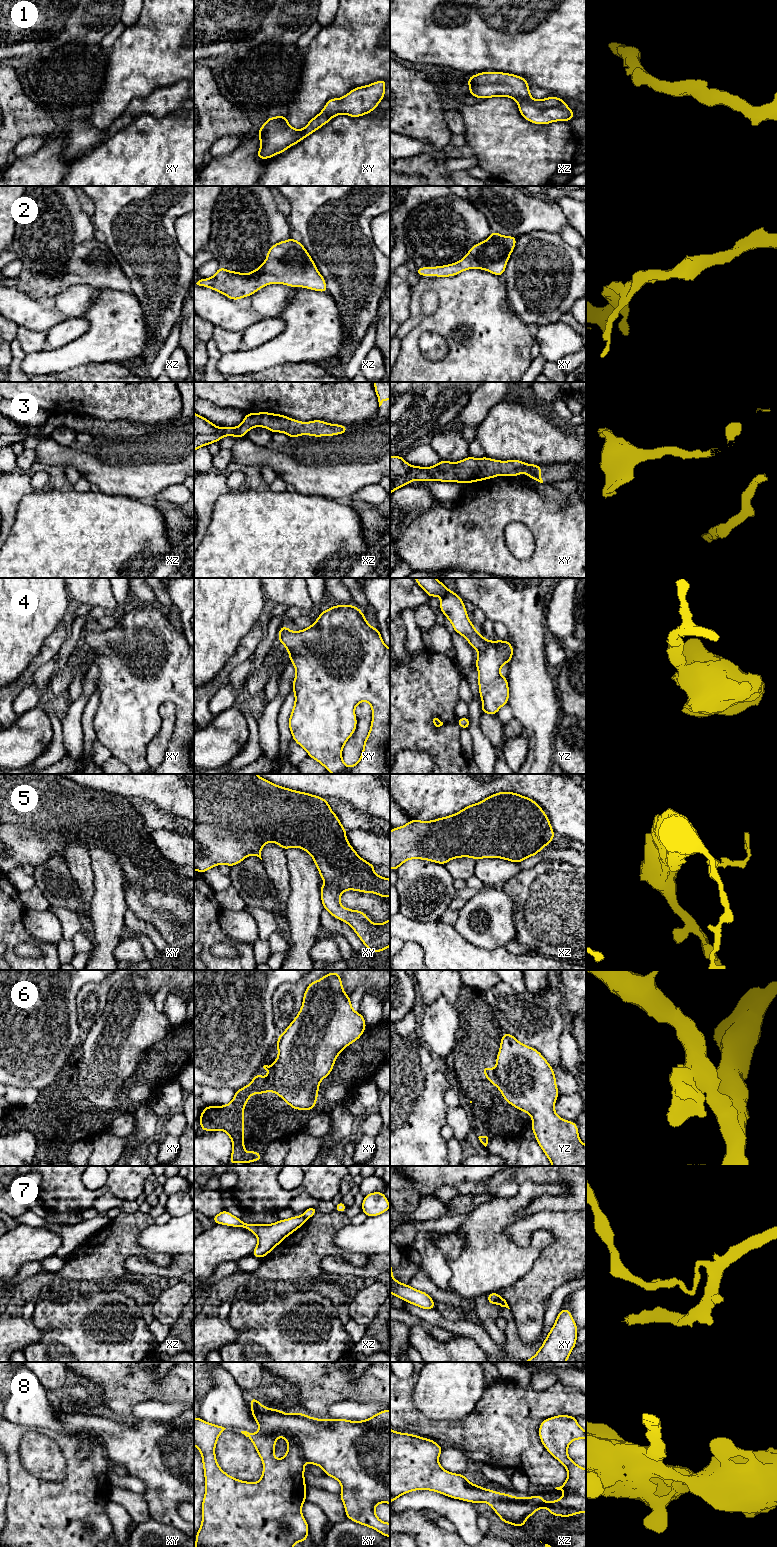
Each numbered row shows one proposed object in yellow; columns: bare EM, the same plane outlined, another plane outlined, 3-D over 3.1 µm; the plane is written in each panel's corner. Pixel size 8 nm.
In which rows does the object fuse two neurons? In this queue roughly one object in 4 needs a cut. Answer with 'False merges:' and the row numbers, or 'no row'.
False merges: 7

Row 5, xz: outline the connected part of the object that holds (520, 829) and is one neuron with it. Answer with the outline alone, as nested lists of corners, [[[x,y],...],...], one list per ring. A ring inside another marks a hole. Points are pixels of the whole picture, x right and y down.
[[[497,792],[458,813],[431,821],[411,819],[390,831],[390,869],[396,871],[410,859],[445,865],[454,858],[501,858],[520,863],[538,854],[555,838],[550,820],[532,799],[515,792]]]

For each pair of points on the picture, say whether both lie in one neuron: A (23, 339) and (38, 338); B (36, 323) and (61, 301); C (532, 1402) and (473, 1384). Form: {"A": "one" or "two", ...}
{"A": "one", "B": "two", "C": "two"}

